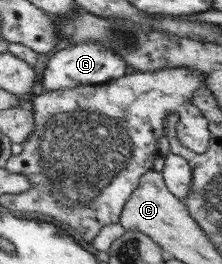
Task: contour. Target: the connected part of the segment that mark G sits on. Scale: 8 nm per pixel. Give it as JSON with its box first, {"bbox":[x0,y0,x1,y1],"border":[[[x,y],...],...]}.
{"bbox":[41,42,128,91],"border":[[[78,42],[57,51],[51,57],[41,72],[41,84],[45,91],[57,91],[75,88],[82,85],[99,85],[109,83],[115,78],[121,78],[128,69],[121,59],[96,42]]]}

